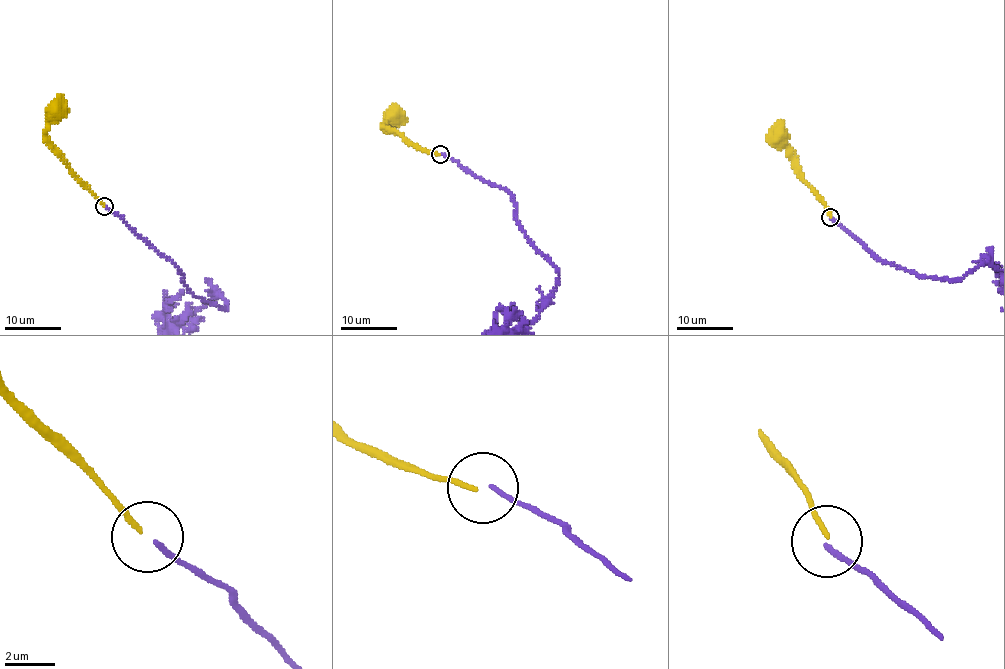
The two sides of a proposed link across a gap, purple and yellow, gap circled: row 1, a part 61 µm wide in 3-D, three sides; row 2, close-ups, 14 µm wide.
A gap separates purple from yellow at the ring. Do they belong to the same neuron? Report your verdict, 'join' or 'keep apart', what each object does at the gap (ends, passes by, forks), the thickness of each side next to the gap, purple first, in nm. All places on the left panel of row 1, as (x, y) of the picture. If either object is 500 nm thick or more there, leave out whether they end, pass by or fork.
join; purple ends there; yellow ends there; 190 nm thick on the purple side, 190 nm on the other

